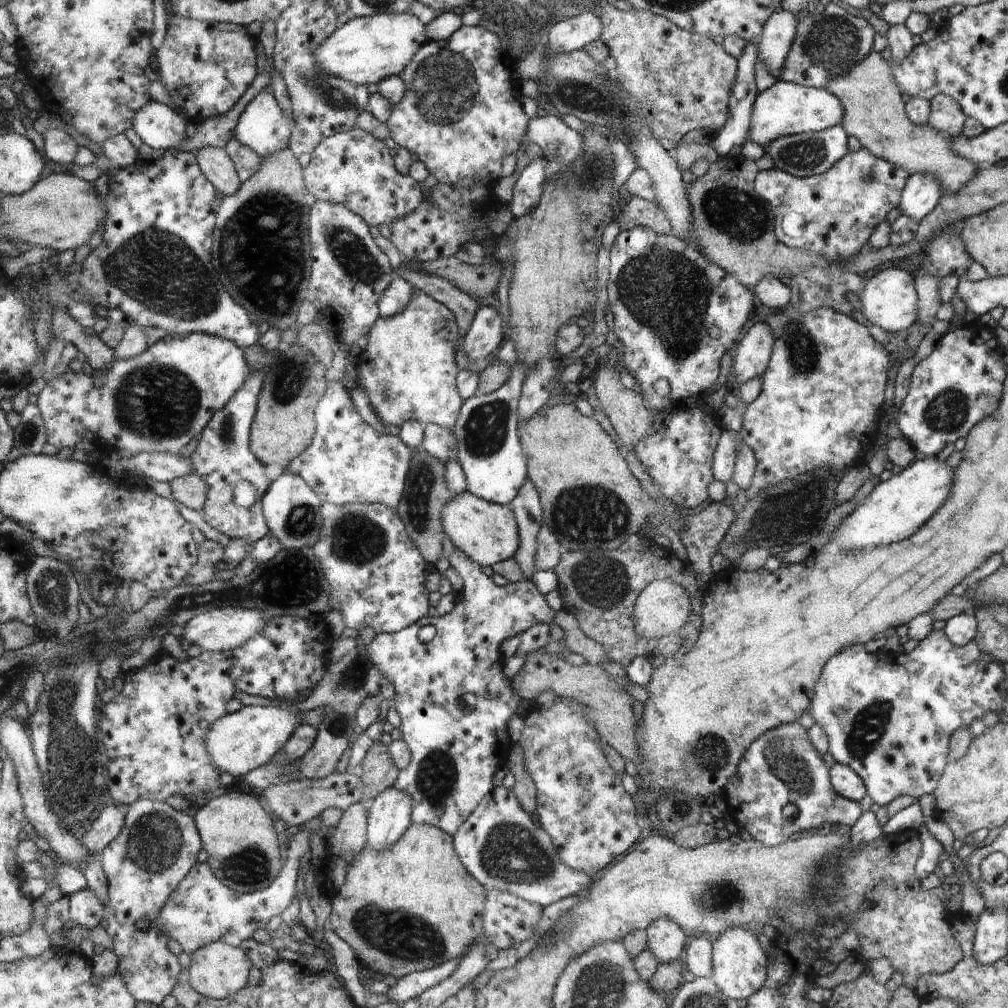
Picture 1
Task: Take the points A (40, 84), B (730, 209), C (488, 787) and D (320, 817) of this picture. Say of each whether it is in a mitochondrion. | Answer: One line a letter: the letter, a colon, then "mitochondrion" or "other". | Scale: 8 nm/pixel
A: other
B: mitochondrion
C: other
D: other

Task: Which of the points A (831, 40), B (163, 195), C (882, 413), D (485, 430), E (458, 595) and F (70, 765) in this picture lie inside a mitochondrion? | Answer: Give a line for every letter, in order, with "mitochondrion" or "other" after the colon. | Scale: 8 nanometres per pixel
A: mitochondrion
B: other
C: other
D: mitochondrion
E: other
F: mitochondrion

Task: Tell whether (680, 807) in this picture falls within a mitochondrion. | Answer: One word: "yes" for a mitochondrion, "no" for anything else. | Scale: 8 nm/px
yes

